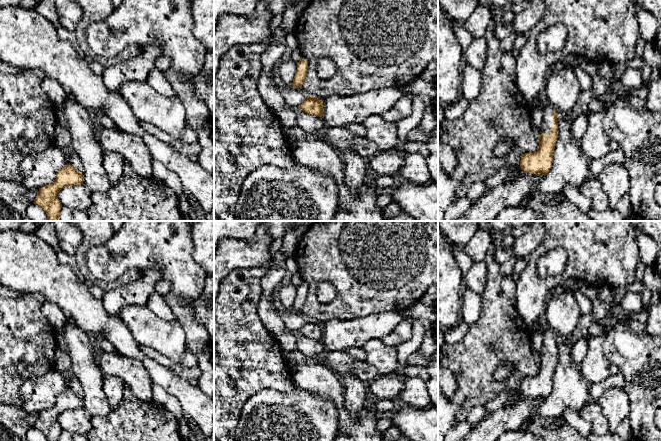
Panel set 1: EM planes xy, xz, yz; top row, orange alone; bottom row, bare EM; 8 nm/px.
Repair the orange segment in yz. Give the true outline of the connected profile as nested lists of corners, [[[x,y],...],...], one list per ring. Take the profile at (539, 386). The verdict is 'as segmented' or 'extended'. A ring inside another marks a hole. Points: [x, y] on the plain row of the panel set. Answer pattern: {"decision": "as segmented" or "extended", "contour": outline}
{"decision": "extended", "contour": [[[550,327],[542,331],[542,334],[538,373],[533,377],[523,378],[520,391],[526,397],[545,400],[552,392],[553,376],[558,362],[558,337]]]}

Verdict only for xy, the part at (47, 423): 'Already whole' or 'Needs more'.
Already whole

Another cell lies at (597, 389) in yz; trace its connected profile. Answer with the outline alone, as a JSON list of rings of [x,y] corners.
[[[618,373],[603,381],[597,383],[589,383],[589,395],[591,400],[597,401],[599,397],[611,387],[623,388],[625,385],[625,379],[622,374]]]

